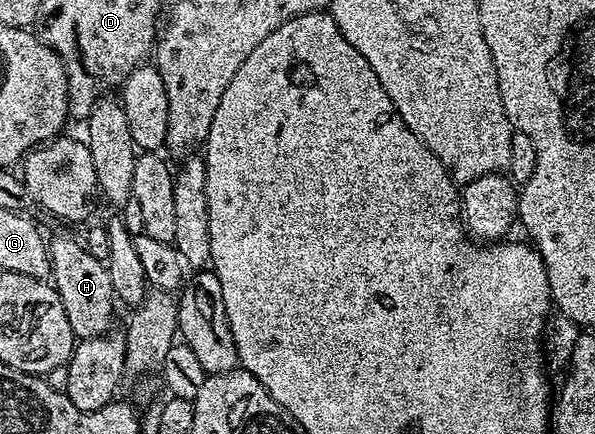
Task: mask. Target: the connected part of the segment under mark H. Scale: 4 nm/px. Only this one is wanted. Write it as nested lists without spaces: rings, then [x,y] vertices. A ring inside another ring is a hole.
[[[59,234],[49,242],[51,251],[51,278],[55,291],[61,296],[65,316],[69,316],[69,328],[76,339],[101,336],[112,329],[111,317],[115,314],[117,299],[109,272],[102,257],[94,258],[81,243],[67,234]]]

